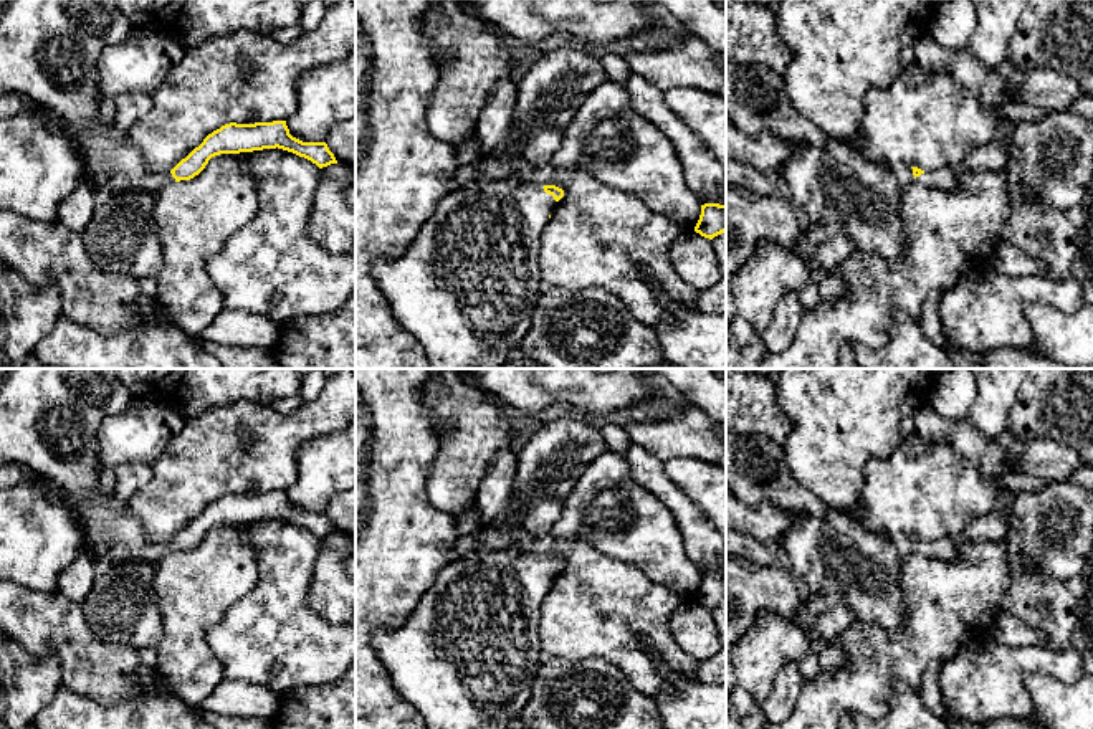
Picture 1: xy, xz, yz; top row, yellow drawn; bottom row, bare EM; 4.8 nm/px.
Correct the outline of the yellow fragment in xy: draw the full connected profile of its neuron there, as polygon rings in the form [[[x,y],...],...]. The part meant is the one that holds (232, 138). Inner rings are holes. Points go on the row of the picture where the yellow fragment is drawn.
[[[8,0],[0,18],[0,94],[15,94],[53,117],[61,117],[66,136],[78,149],[84,165],[83,182],[99,192],[144,188],[157,192],[172,182],[190,180],[208,160],[220,154],[240,154],[263,149],[283,149],[304,157],[319,169],[337,164],[326,142],[303,142],[289,134],[286,121],[236,124],[230,122],[208,134],[203,142],[182,159],[170,172],[154,172],[129,132],[99,121],[101,53],[122,43],[134,25],[117,8],[116,0]]]

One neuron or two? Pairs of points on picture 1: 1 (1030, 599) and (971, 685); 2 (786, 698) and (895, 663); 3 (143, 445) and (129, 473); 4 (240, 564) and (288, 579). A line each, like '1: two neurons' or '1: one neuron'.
1: two neurons
2: two neurons
3: two neurons
4: two neurons

